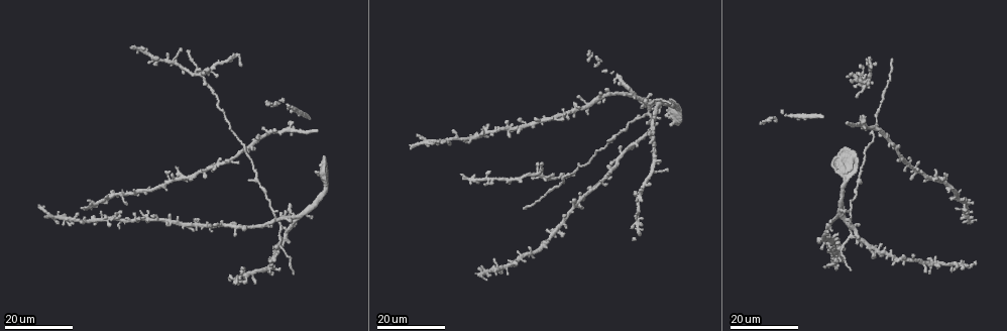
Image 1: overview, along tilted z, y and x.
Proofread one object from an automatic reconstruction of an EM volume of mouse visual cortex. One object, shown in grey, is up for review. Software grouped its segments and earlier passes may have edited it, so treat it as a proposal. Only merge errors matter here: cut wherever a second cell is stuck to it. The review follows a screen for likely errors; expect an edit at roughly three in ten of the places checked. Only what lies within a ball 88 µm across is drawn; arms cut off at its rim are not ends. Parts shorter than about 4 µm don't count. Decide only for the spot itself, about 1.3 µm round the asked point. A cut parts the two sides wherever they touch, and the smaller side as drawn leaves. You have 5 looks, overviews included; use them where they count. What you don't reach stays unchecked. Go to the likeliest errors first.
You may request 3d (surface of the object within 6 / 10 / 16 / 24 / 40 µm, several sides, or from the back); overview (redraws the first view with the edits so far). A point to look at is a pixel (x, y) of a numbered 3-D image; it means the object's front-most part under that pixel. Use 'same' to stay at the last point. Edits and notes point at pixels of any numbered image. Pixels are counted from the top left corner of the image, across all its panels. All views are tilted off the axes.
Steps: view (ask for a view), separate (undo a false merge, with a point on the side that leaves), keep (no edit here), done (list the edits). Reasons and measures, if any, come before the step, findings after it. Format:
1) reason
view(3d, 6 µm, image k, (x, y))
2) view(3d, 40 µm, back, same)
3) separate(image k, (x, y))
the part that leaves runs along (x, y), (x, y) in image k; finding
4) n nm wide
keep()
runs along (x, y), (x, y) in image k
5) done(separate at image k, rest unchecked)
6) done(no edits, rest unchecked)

four-way junction
view(3d, 16 µm, image 1, (506, 180))

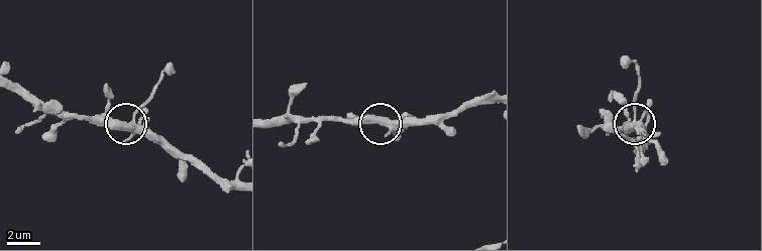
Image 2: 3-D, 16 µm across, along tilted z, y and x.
view(3d, 10 µm, image 2, (131, 121))

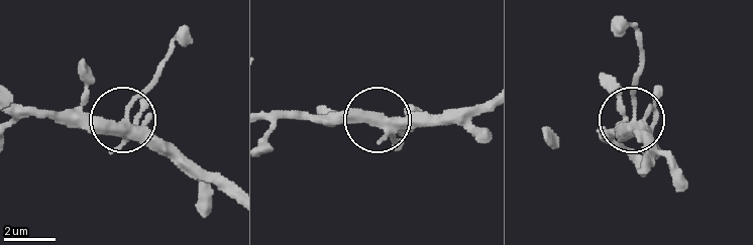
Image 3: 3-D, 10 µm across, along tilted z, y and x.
side arm 5 µm; 4 arms
keep()
continuous, no second cell

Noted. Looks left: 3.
thin arm on a thick one
view(3d, 24 µm, image 1, (652, 173))

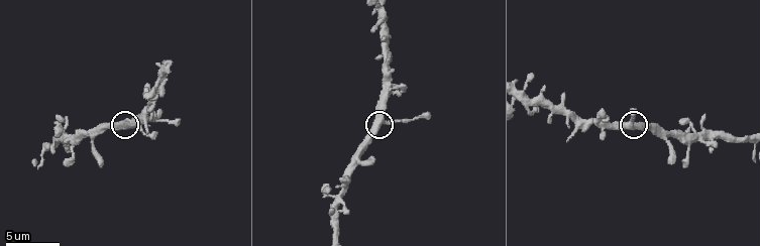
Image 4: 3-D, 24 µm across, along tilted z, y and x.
view(3d, 6 µm, image 4, (379, 122))

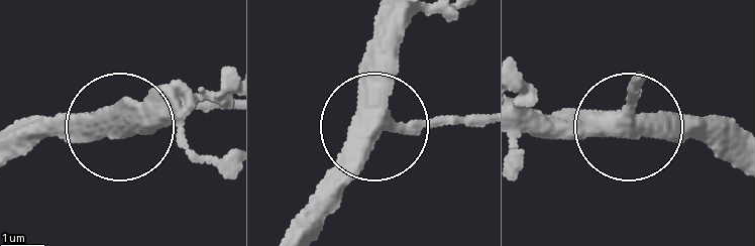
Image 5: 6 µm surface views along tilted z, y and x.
keep()
continuous, no second cell

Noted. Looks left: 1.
done(no edits, rest unchecked)

